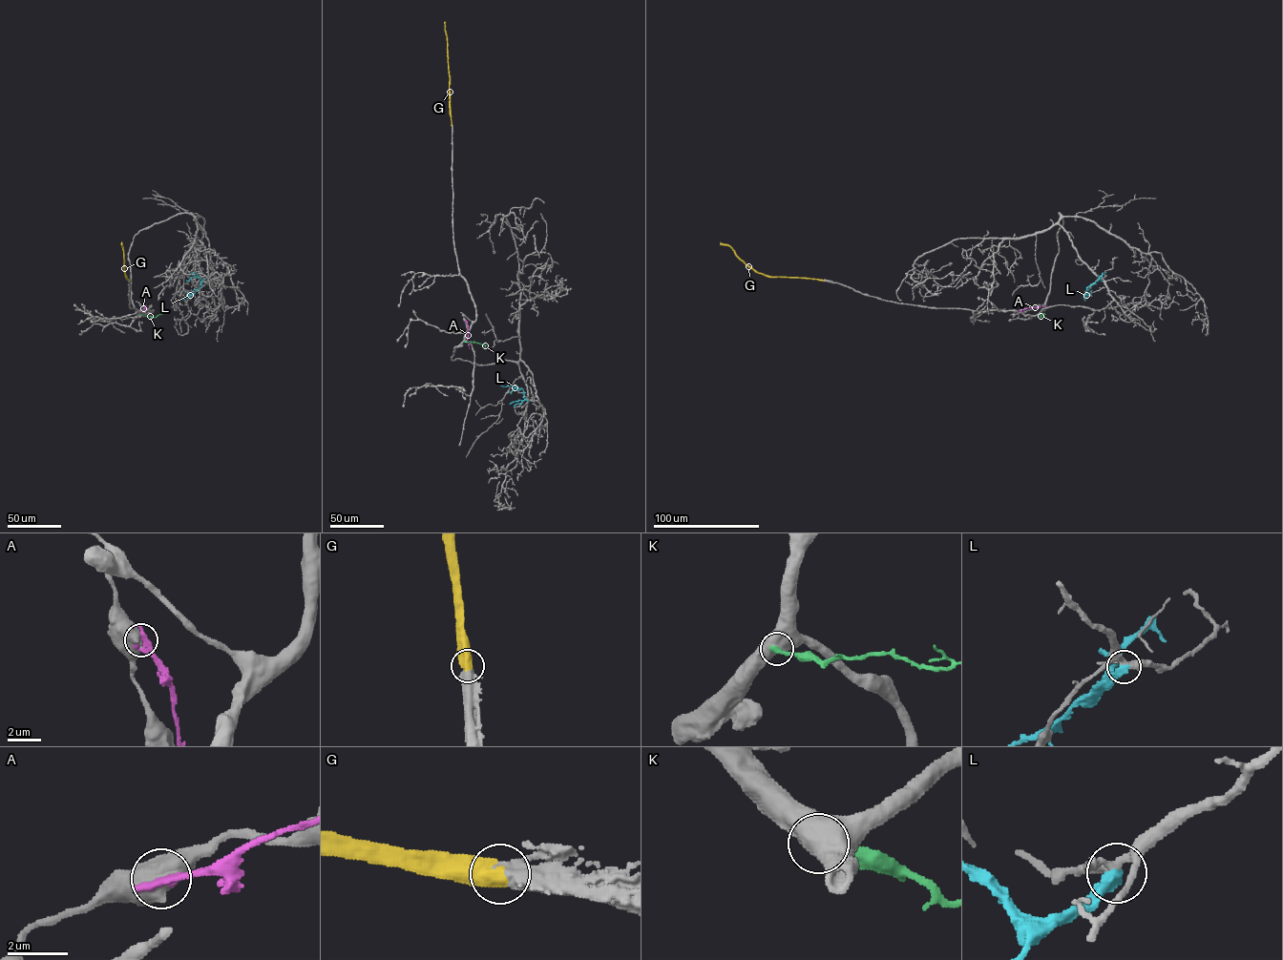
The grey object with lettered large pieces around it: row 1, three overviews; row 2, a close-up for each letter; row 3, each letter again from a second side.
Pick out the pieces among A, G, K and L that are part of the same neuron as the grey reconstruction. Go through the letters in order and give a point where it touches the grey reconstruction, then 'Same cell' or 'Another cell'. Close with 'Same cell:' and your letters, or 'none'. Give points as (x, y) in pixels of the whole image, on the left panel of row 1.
A: Touches grey at (142, 311). Another cell
G: Touches grey at (128, 281). Same cell
K: Touches grey at (140, 314). Another cell
L: Touches grey at (204, 278). Another cell
Same cell: G

